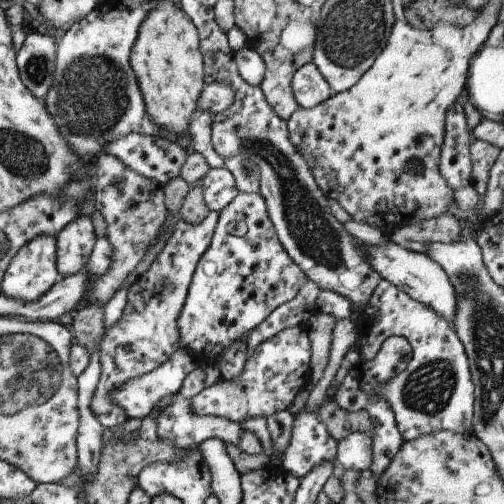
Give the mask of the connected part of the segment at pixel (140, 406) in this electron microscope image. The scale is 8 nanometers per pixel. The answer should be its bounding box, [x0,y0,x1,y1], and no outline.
[110,349,197,419]

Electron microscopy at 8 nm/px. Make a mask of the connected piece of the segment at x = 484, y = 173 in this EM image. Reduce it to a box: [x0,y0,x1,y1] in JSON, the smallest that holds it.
[470,140,500,196]

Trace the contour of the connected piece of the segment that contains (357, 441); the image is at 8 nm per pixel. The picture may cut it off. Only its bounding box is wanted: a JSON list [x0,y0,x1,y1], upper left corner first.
[335,432,374,475]

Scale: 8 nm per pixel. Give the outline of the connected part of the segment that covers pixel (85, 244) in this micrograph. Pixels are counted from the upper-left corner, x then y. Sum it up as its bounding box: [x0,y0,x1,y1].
[56,216,96,276]

